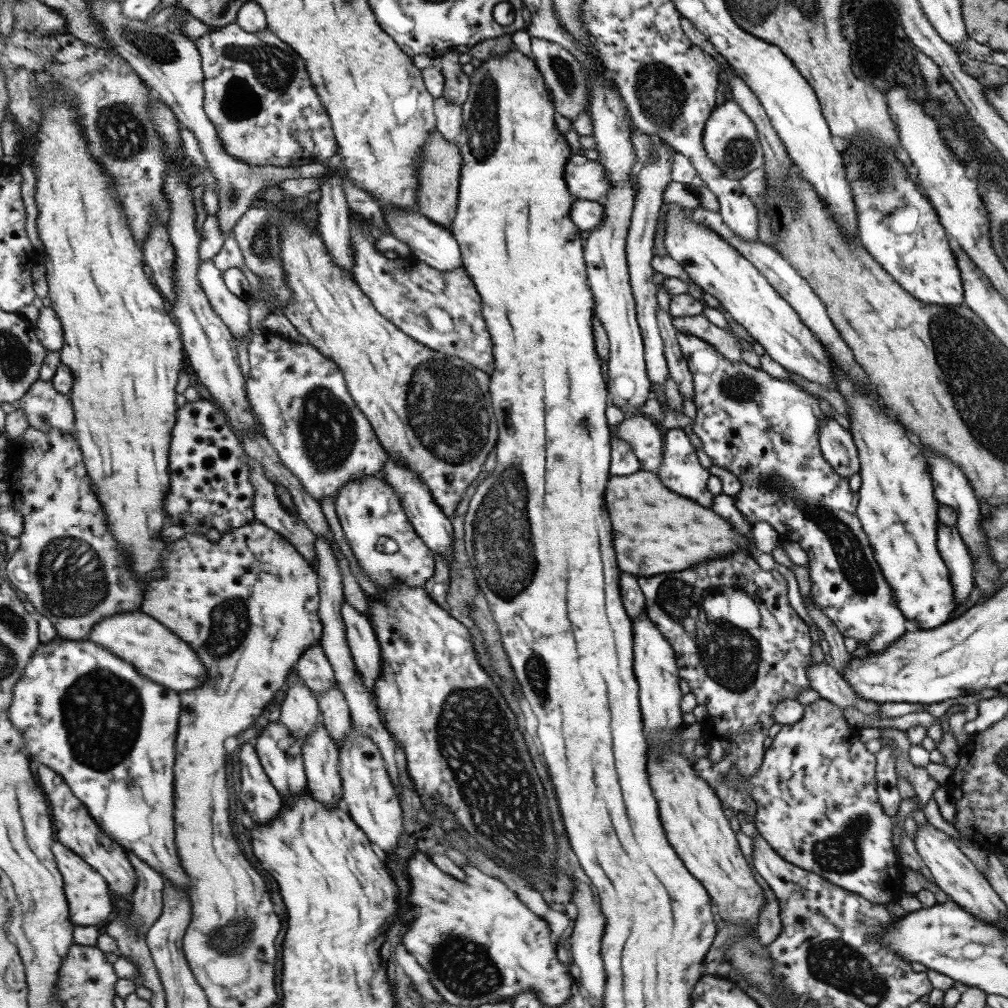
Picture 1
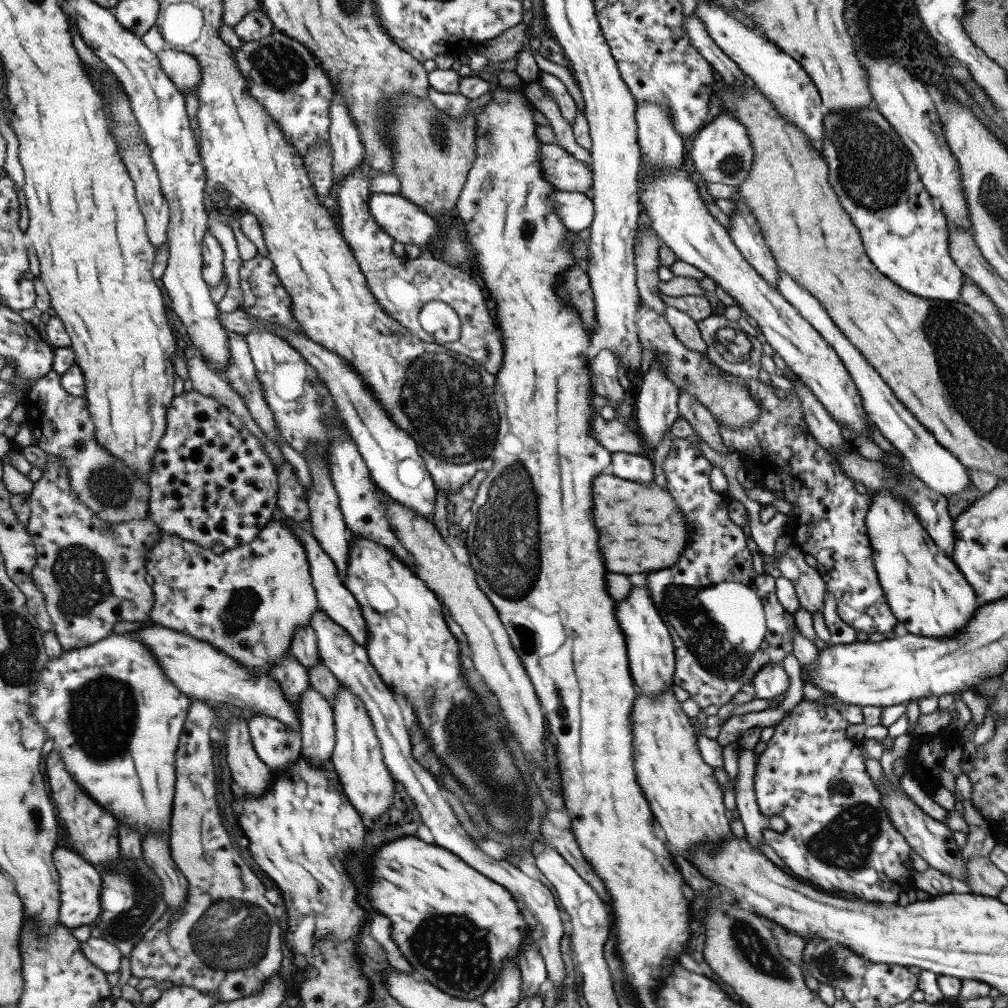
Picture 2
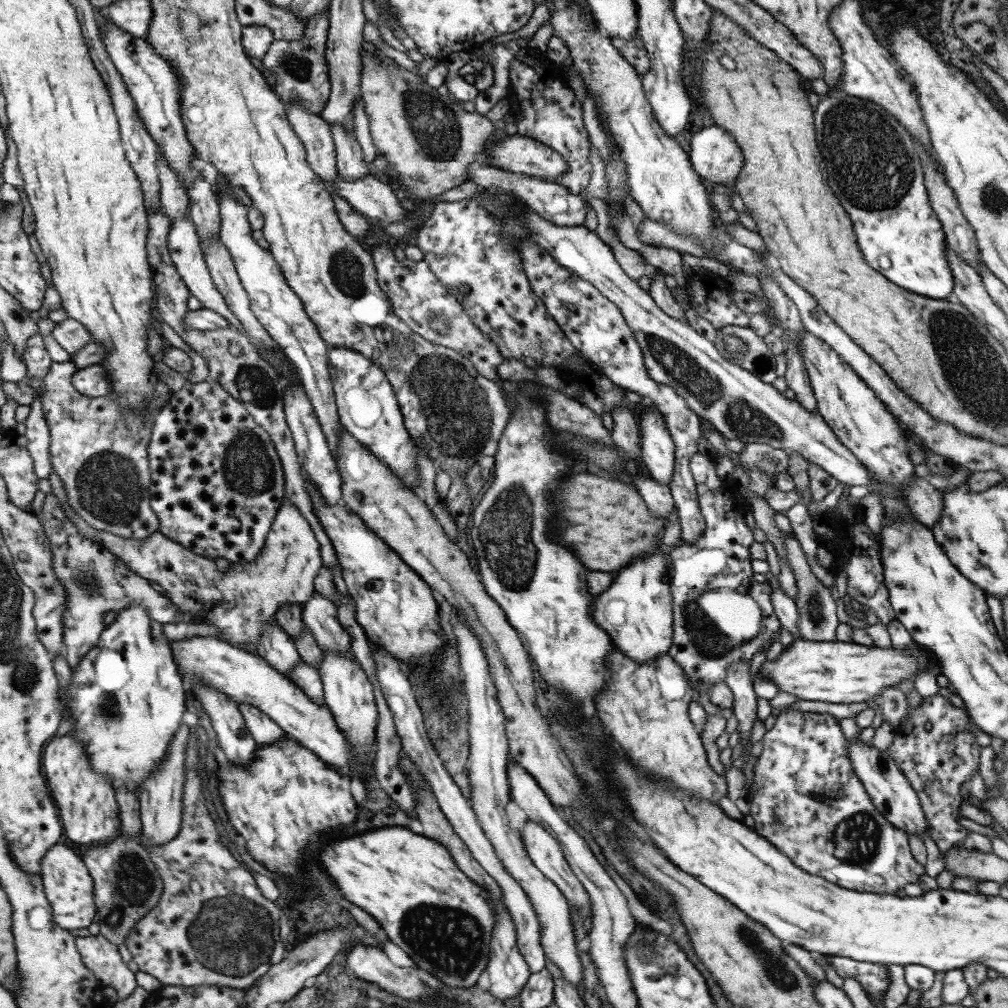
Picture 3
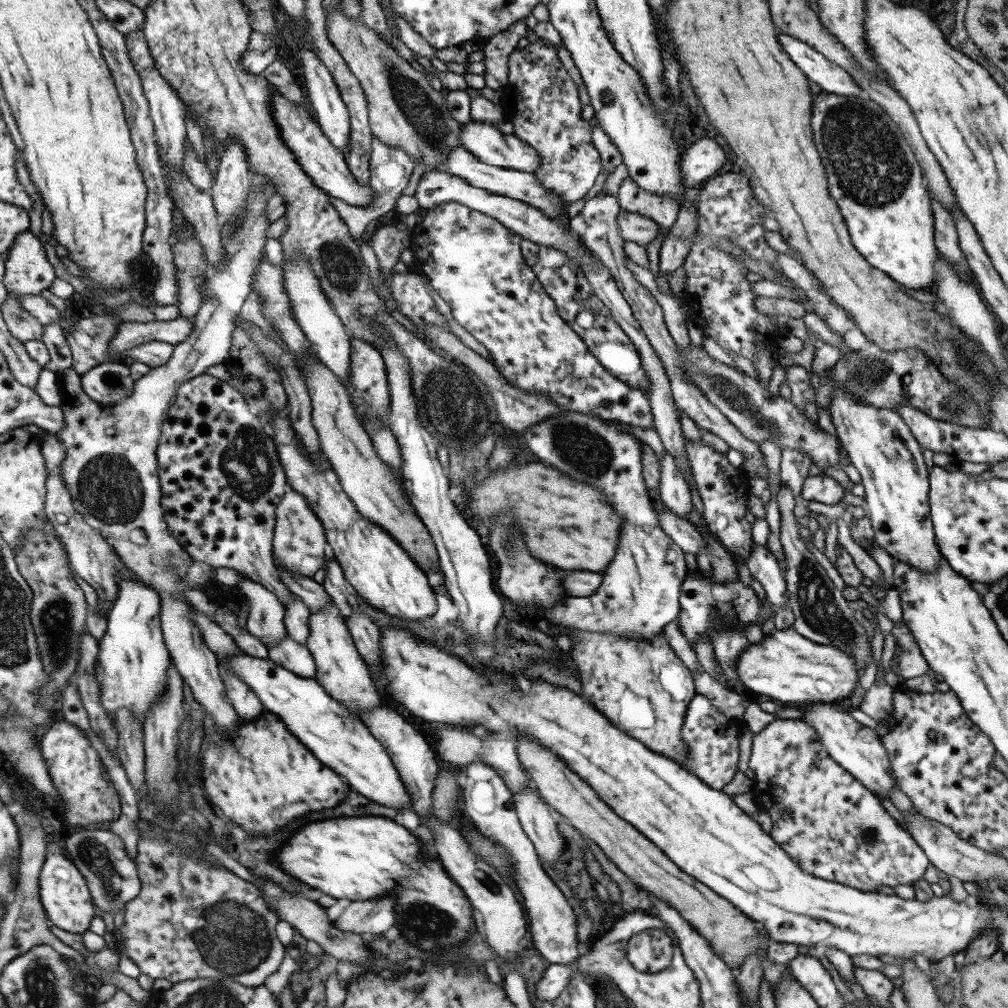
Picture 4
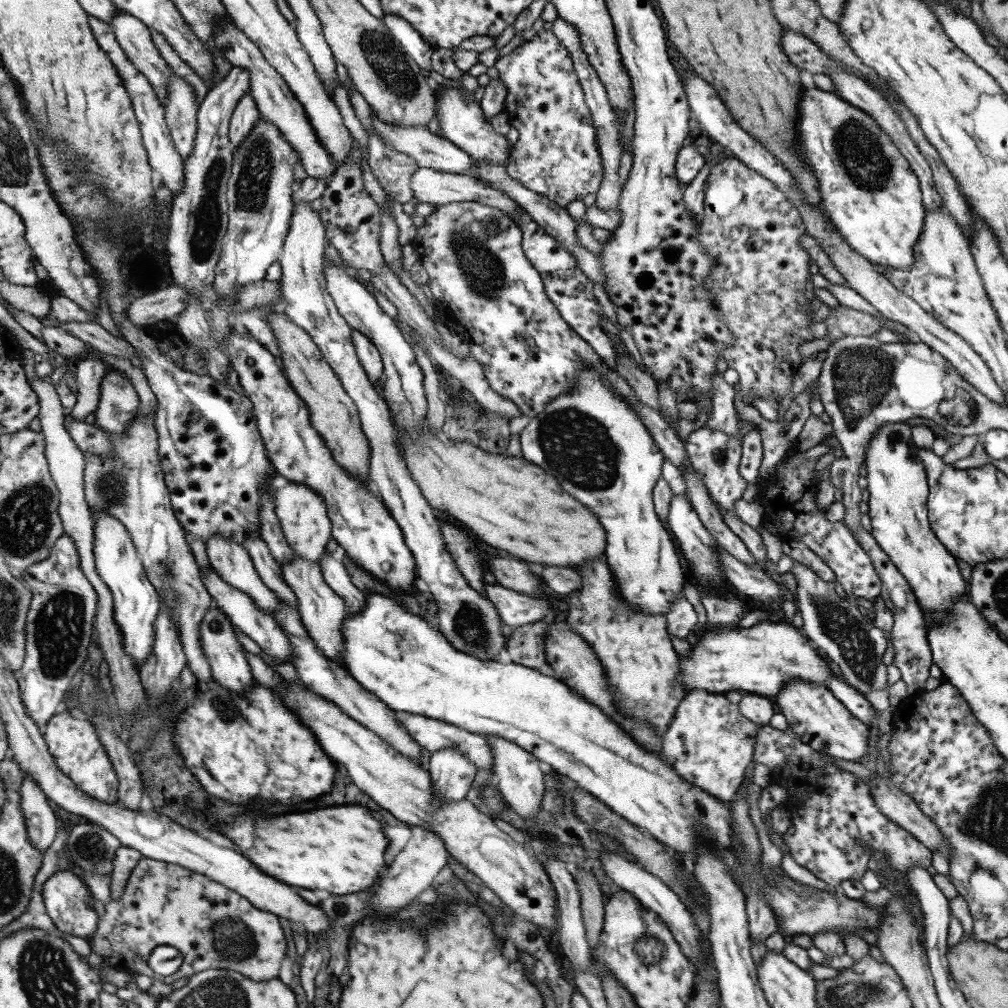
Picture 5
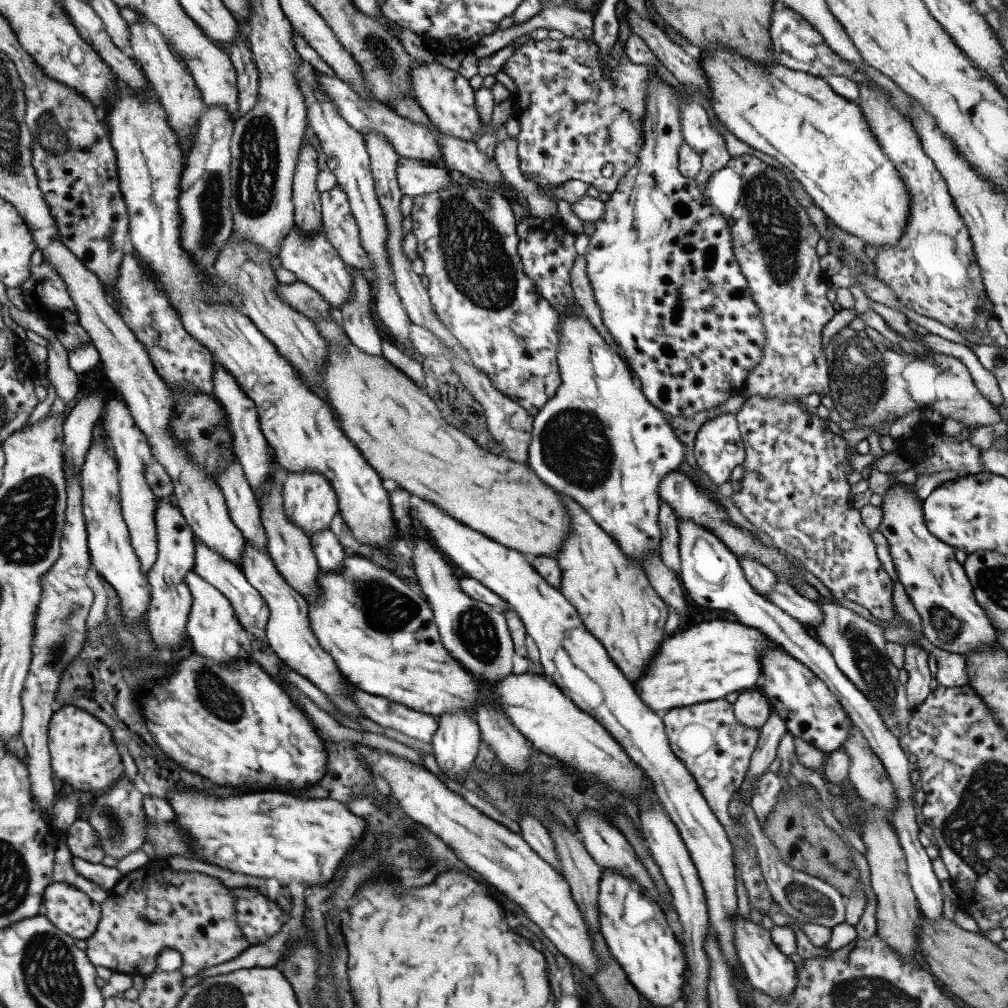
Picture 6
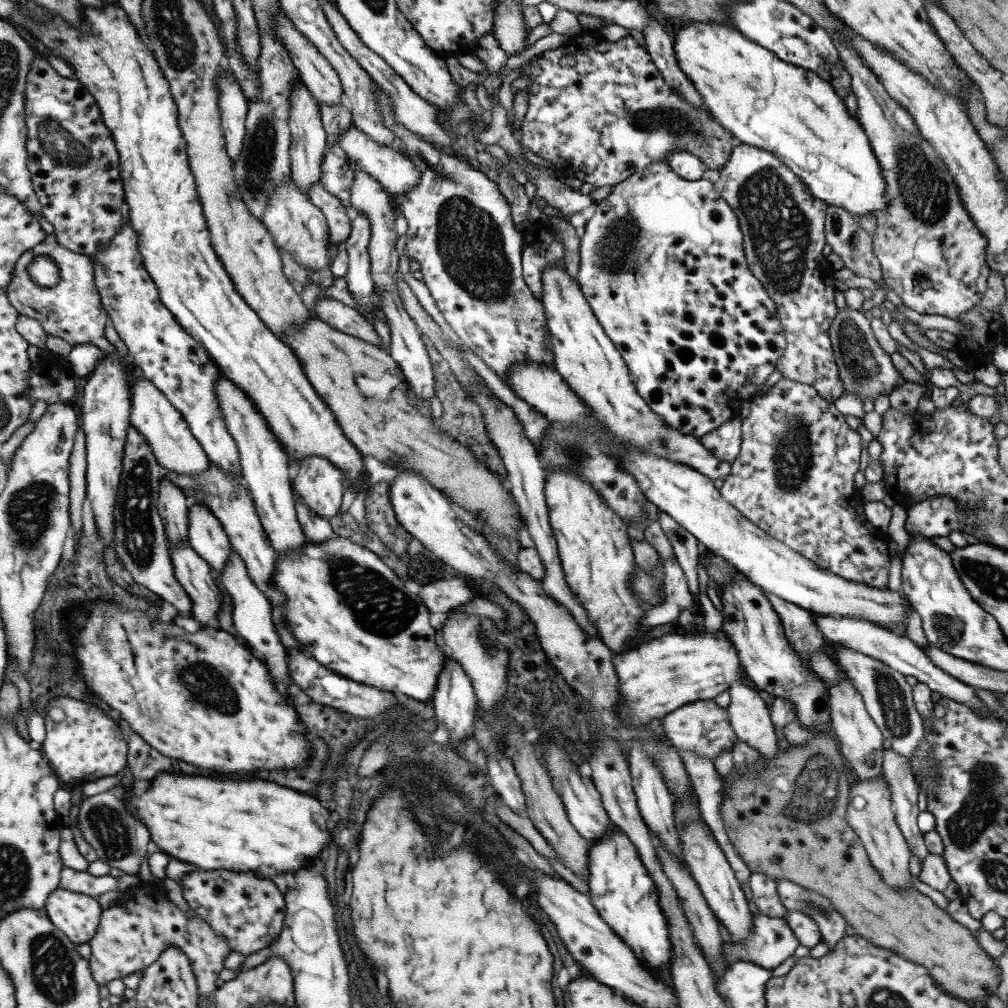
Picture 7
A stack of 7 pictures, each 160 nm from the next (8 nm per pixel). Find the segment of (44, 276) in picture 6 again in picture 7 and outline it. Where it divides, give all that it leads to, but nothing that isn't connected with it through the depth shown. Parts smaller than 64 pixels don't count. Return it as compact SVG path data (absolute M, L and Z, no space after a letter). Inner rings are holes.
M53 234L47 235L29 251L22 253L11 273L11 283L4 288L9 301L21 316L37 320L46 336L65 340L71 346L74 344L91 343L103 352L114 352L115 347L104 338L104 325L107 322L106 312L100 304L94 286L93 264L89 257L71 252L57 244ZM35 257L51 258L59 269L59 282L53 288L45 288L42 292L35 287L27 275L27 265Z

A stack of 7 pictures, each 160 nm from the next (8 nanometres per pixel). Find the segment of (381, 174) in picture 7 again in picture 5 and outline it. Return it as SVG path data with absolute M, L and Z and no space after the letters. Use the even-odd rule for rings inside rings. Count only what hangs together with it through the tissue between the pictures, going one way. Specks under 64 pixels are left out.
M418 166L417 170L411 175L410 189L412 190L412 196L415 197L418 202L433 203L434 205L463 201L480 202L491 208L498 208L510 219L518 216L518 214L522 214L522 208L516 202L513 202L508 194L501 192L499 189L488 187L477 180L477 178L463 174L441 172L437 169Z

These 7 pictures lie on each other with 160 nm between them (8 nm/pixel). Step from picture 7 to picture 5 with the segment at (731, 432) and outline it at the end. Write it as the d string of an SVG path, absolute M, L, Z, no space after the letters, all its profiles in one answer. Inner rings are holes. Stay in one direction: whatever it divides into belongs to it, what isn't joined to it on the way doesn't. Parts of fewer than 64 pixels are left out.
M705 426L688 434L683 442L685 454L690 458L692 469L698 474L708 495L716 502L720 510L733 511L734 500L741 498L741 493L746 485L746 480L741 478L738 471L742 449L740 440L741 436L737 434L725 434Z

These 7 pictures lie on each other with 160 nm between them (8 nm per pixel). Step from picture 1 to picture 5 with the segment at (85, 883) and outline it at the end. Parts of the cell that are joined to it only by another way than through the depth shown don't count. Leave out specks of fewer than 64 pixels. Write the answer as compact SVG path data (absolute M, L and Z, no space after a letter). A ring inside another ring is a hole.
M73 869L59 870L59 872L56 871L51 874L43 882L40 895L47 916L61 932L83 938L89 938L90 935L94 934L98 918L95 911L93 911L92 894L84 886L76 871Z

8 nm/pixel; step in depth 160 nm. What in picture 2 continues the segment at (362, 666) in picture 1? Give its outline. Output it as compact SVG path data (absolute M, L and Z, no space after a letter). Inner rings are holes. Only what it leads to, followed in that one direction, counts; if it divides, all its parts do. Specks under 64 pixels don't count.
M277 507L274 508L270 520L276 520L277 522L286 524L286 526L293 531L293 535L295 535L304 546L318 609L321 609L333 622L341 626L355 643L364 647L366 645L366 640L368 639L368 632L365 619L361 616L360 606L353 598L353 595L343 586L341 579L336 575L333 562L331 562L330 558L321 550L319 543L313 539L313 536L311 536L309 532L301 530L298 522L295 522L287 515L284 515L282 510Z

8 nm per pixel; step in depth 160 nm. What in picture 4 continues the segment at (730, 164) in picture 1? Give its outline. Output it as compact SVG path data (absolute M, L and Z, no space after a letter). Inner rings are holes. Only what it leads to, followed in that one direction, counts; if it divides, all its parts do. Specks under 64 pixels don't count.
M701 137L680 155L684 186L696 189L725 166L725 152L715 140Z

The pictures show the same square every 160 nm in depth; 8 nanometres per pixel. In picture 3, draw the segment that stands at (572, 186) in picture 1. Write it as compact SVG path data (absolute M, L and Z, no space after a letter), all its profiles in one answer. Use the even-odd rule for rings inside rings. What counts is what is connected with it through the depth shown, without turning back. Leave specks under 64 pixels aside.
M507 135L490 147L489 164L504 171L552 182L568 171L568 164L558 152L527 136Z

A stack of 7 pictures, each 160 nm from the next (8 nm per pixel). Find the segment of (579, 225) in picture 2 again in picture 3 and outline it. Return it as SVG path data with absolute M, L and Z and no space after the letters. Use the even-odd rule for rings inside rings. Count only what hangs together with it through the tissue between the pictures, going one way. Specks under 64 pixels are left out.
M480 159L470 163L467 173L467 178L469 177L473 178L473 182L481 188L495 187L500 191L520 198L527 208L537 213L543 220L548 220L555 225L577 226L582 225L585 220L587 208L582 195L571 194L567 188L559 183L545 181L534 176L522 175L521 173L504 171L491 166L491 164L483 165Z

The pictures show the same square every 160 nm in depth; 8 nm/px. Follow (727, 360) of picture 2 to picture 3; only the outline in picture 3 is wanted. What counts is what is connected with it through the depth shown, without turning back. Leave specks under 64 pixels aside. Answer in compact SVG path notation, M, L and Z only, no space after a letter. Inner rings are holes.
M726 325L716 330L713 347L726 360L734 362L743 370L771 385L775 376L775 355L763 343L762 337L750 328Z

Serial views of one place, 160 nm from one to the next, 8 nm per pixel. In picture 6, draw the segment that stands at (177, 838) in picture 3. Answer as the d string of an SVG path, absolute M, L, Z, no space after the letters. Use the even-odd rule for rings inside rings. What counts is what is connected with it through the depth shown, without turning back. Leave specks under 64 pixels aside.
M166 860L147 861L145 866L129 872L119 879L117 888L110 891L100 907L100 922L94 933L85 939L87 960L94 967L109 969L112 973L126 975L151 974L155 967L155 957L162 948L172 948L179 952L182 965L179 972L183 977L193 976L209 966L217 966L239 956L250 942L244 937L236 923L236 900L231 887L225 887L217 878L171 870Z

